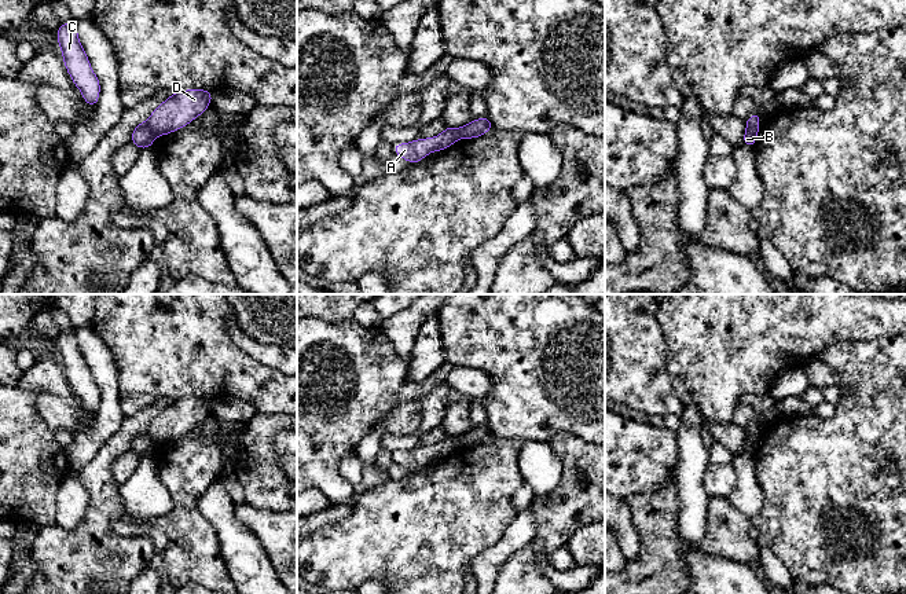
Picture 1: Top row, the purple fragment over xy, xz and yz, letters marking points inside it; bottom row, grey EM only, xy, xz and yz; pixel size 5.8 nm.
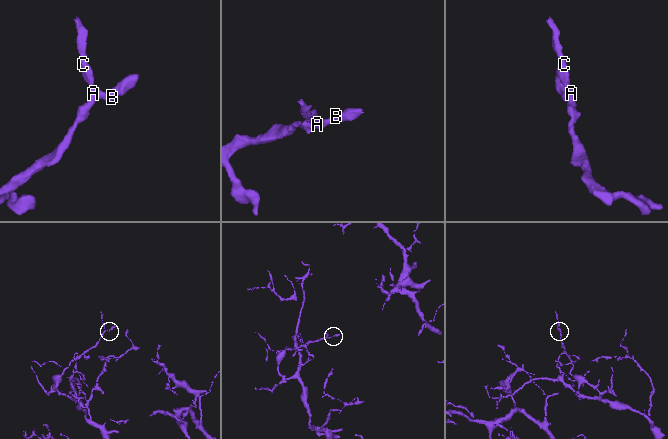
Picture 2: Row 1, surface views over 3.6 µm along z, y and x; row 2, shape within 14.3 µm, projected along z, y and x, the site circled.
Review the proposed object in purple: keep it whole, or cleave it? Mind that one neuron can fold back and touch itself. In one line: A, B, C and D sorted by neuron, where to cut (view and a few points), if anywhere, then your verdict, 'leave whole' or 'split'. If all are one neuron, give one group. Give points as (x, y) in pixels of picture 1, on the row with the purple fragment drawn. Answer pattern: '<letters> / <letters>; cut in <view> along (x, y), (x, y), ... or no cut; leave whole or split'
A B C / D; cut in xy along (143, 123), (157, 135); split

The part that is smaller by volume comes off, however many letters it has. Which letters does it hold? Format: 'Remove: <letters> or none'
Remove: D

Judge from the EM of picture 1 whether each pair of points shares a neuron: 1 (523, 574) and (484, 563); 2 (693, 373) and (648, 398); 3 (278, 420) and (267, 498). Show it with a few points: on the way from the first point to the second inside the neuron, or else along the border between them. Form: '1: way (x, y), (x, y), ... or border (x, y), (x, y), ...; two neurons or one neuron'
1: border (525, 546), (514, 552), (501, 565), (495, 579); two neurons
2: border (667, 352), (667, 373), (675, 393), (683, 404); two neurons
3: way (266, 439), (267, 479); one neuron

